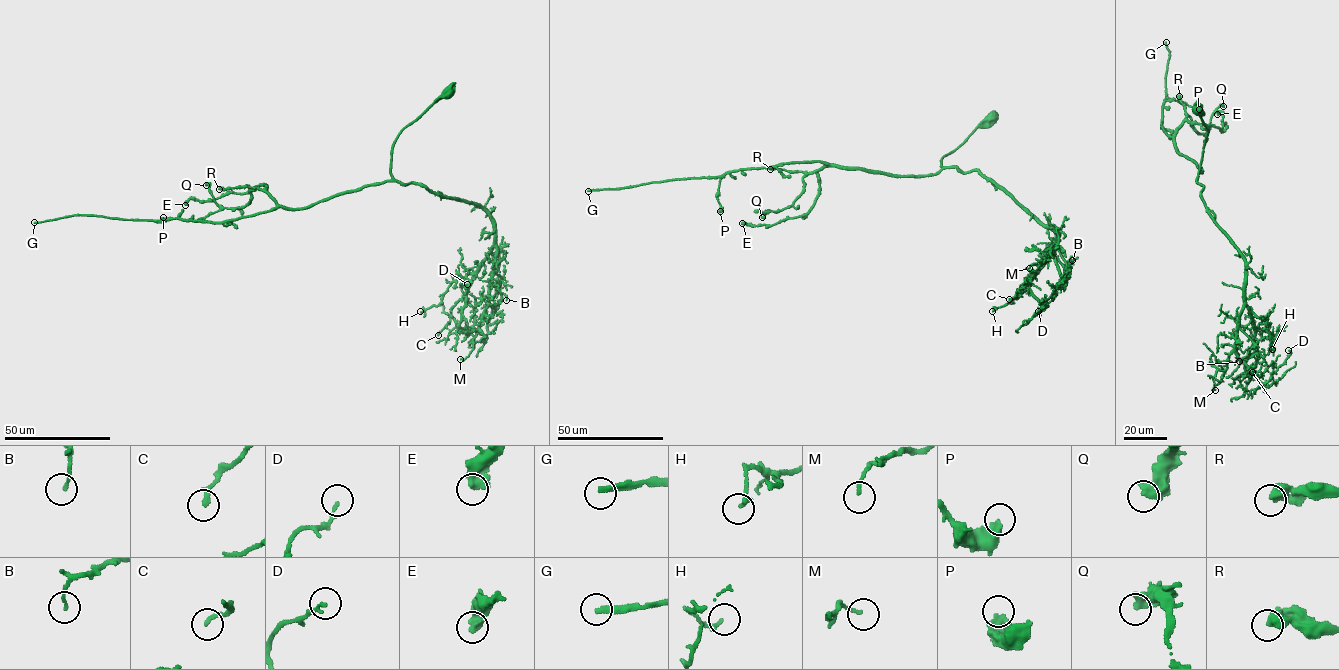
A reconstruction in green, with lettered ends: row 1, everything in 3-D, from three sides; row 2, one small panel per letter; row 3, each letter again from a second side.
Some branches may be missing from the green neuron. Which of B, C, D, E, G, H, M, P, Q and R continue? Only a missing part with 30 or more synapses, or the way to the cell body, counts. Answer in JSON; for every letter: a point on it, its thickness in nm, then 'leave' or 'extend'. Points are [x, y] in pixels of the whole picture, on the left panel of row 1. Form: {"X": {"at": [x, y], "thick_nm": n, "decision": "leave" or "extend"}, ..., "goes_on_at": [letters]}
{"B": {"at": [506, 300], "thick_nm": 130, "decision": "leave"}, "C": {"at": [438, 335], "thick_nm": 200, "decision": "leave"}, "D": {"at": [467, 284], "thick_nm": 140, "decision": "leave"}, "E": {"at": [185, 205], "thick_nm": 550, "decision": "leave"}, "G": {"at": [34, 222], "thick_nm": 280, "decision": "extend"}, "H": {"at": [420, 311], "thick_nm": 240, "decision": "leave"}, "M": {"at": [460, 359], "thick_nm": 130, "decision": "leave"}, "P": {"at": [163, 217], "thick_nm": 500, "decision": "leave"}, "Q": {"at": [206, 185], "thick_nm": 480, "decision": "leave"}, "R": {"at": [219, 189], "thick_nm": 500, "decision": "leave"}, "goes_on_at": ["G"]}

